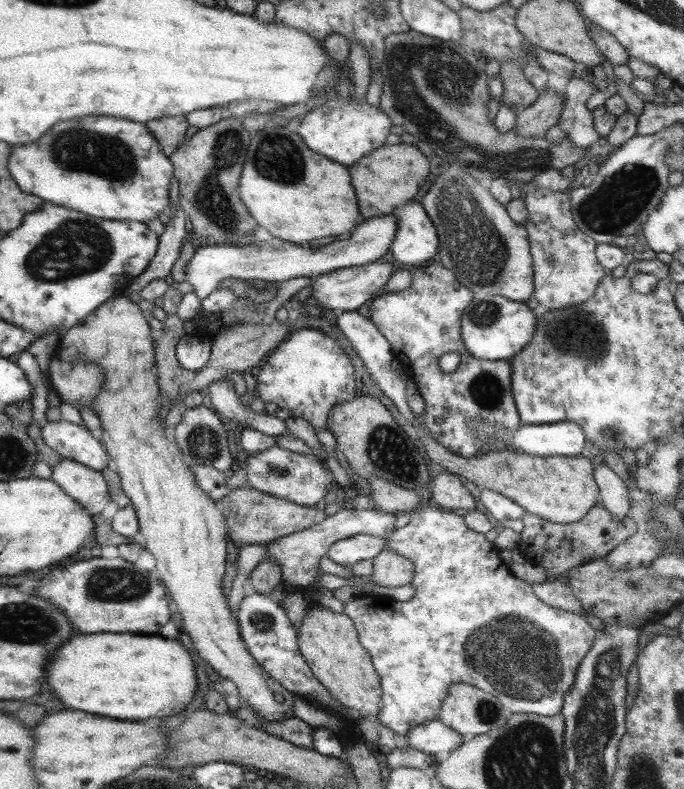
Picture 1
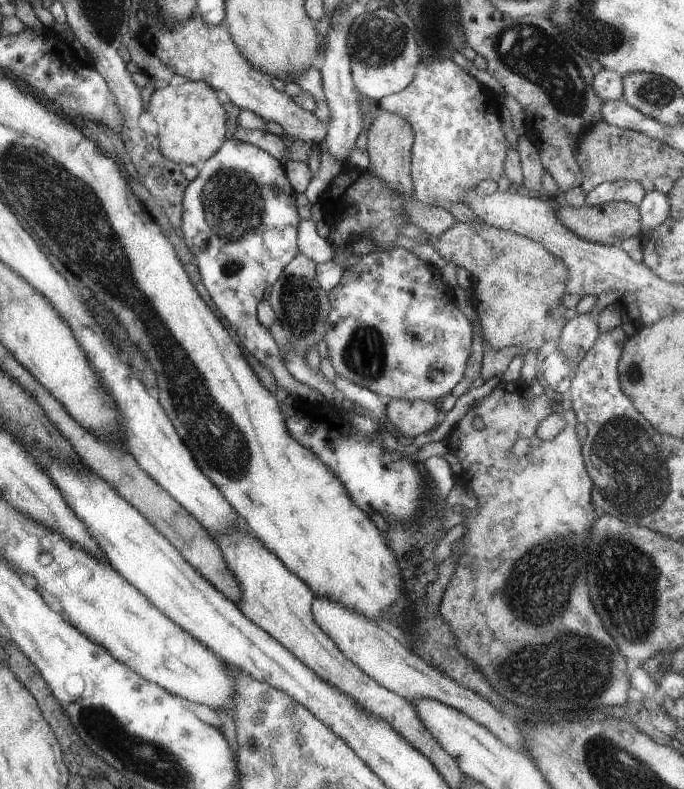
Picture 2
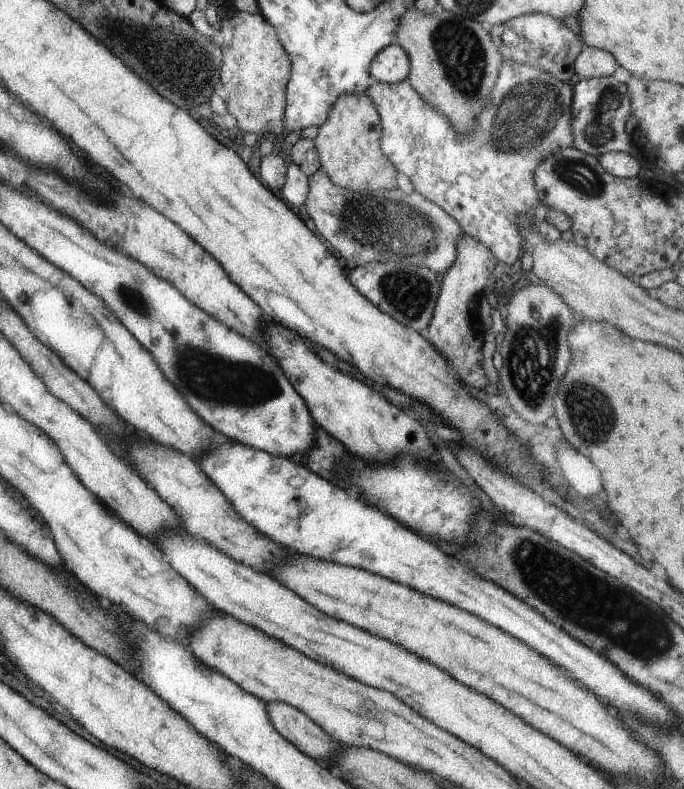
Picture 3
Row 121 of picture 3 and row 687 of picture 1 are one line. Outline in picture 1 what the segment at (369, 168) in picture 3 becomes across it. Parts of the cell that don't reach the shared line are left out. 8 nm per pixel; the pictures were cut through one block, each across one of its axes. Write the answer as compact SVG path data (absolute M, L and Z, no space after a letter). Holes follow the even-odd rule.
M319 603L307 607L300 626L299 652L328 694L362 718L378 716L382 704L381 680L370 654L363 647L354 623L346 613L332 612Z

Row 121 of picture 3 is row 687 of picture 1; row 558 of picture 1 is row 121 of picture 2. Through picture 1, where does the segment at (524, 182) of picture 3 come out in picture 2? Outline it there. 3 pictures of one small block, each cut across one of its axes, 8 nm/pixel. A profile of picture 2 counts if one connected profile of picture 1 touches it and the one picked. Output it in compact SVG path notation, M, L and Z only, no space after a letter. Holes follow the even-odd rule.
M424 56L416 68L415 78L404 90L389 95L379 103L382 110L402 116L414 134L411 158L411 179L415 197L425 205L437 201L462 203L465 192L476 189L482 180L495 180L505 174L505 158L511 148L499 116L497 94L486 88L458 66L450 57Z

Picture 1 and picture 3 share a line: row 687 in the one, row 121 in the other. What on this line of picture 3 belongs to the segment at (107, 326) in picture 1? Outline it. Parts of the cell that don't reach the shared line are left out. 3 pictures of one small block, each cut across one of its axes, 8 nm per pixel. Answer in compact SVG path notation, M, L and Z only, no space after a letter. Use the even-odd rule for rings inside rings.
M236 10L230 18L220 22L220 89L225 94L227 111L236 118L238 134L280 134L284 126L286 85L292 66L288 52L282 48L274 26L270 26L262 14Z

